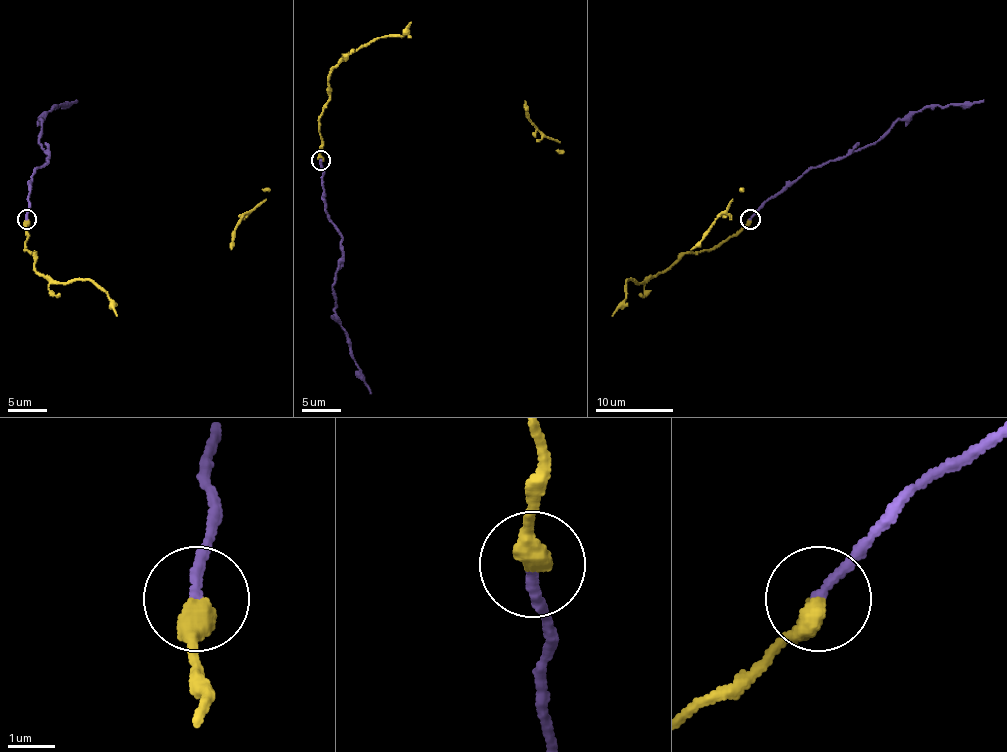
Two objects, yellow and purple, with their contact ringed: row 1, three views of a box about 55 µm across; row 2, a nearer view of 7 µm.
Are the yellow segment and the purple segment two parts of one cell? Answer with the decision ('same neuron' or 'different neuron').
same neuron

